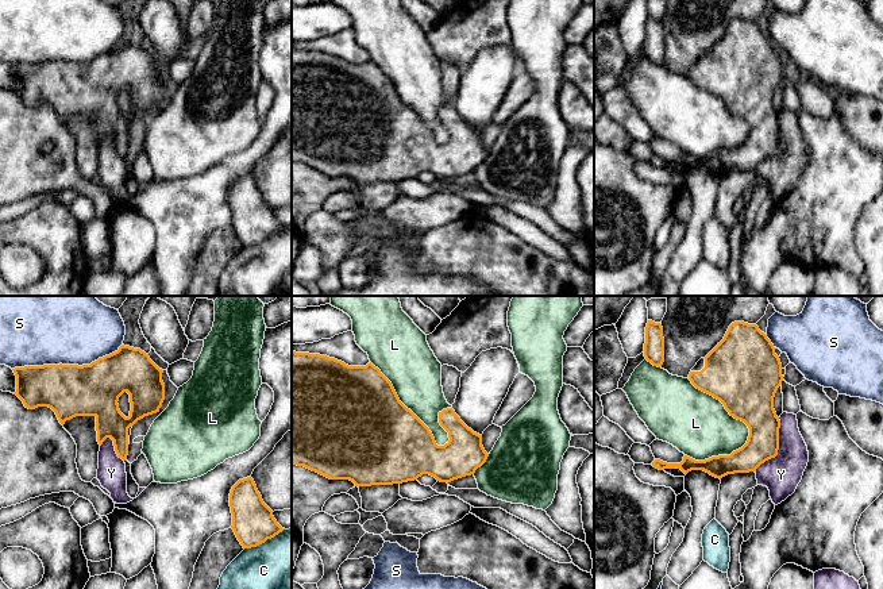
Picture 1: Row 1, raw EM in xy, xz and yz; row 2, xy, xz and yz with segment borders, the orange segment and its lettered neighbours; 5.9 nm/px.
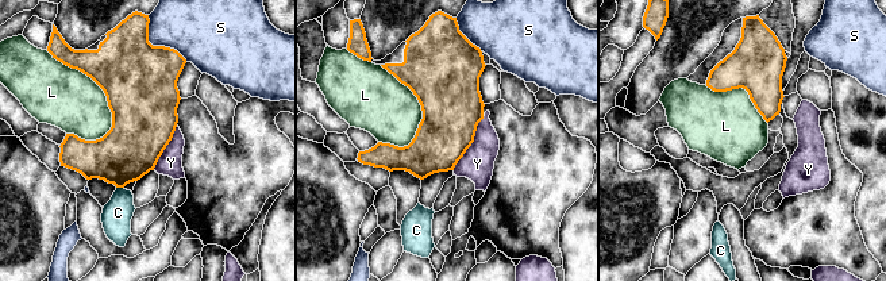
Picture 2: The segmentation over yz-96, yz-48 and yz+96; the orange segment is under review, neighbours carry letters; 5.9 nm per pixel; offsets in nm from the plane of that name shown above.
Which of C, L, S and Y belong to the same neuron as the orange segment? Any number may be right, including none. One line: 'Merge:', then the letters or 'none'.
Merge: none

